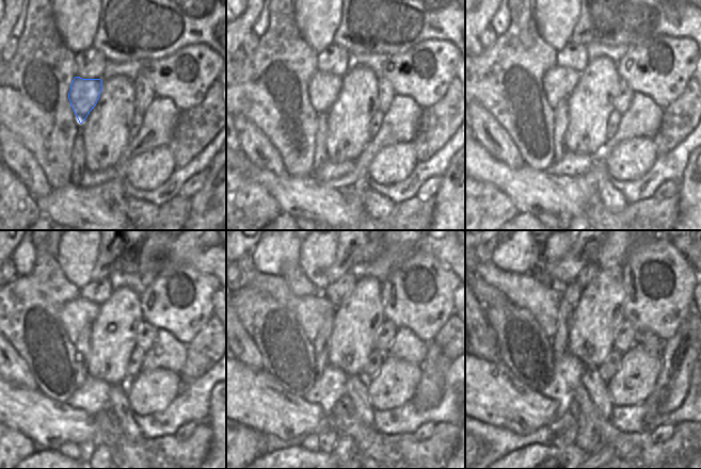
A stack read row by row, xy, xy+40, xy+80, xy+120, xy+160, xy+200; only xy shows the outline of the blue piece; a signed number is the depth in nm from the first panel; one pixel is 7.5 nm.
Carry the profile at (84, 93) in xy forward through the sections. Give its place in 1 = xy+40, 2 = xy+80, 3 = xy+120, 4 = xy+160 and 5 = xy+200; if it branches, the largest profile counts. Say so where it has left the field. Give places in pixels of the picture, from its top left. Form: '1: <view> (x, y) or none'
1: xy+40 (323, 89)
2: xy+80 (558, 82)
3: xy+120 (77, 314)
4: xy+160 (311, 311)
5: xy+200 (526, 290)

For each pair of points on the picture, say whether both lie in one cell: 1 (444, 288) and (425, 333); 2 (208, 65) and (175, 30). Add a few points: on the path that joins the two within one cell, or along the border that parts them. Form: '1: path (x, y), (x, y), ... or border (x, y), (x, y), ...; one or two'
1: path (436, 298), (425, 310), (425, 322); one
2: border (213, 49), (205, 45), (187, 45), (168, 57); two

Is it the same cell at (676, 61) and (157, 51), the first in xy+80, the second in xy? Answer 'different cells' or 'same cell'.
different cells

